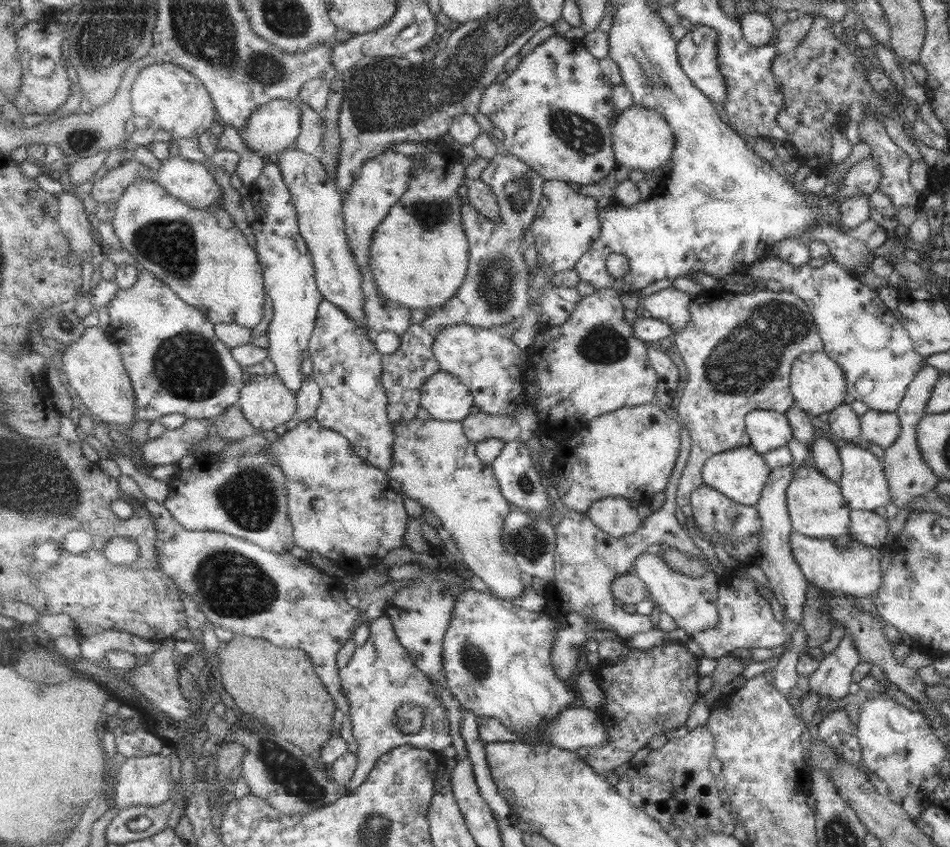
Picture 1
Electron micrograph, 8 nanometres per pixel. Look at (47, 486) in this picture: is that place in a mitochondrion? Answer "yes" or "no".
yes

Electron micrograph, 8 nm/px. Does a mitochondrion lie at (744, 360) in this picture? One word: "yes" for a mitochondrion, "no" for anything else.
yes

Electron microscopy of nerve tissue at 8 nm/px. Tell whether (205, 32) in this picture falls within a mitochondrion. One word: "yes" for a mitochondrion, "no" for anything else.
yes

